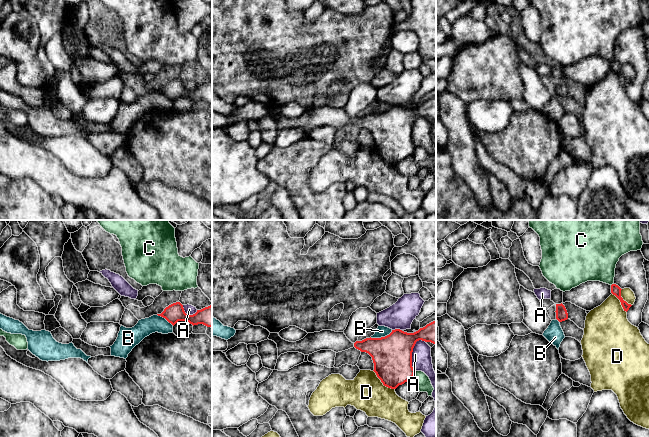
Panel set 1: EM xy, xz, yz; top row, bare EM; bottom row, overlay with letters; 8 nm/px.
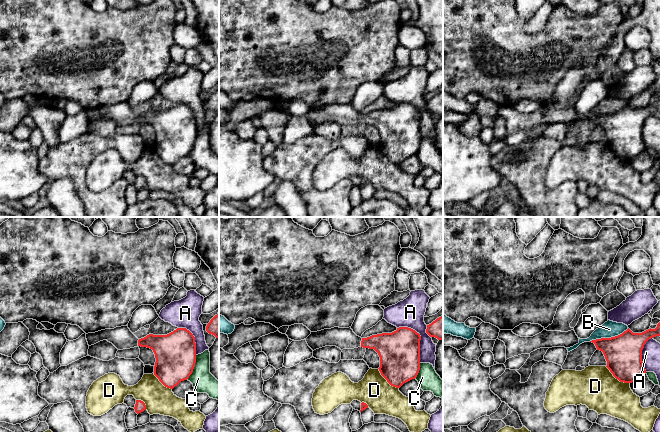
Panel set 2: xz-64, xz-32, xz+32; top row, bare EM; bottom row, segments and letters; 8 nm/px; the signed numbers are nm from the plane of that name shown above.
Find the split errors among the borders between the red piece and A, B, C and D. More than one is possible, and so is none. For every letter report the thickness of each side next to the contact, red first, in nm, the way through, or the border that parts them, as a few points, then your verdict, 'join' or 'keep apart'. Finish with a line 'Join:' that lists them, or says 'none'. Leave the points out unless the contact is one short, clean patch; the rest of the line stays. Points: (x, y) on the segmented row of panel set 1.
A: 320/160 nm | along xz (421, 339), (416, 342), (412, 352), (412, 368), (414, 370) | keep apart
B: 320/90 nm | along xz (392, 330), (384, 336), (370, 337) | keep apart
C: 320/130 nm | keep apart
D: 320/300 nm | keep apart
Join: none

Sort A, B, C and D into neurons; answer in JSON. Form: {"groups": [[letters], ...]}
{"groups": [["A"], ["B"], ["C"], ["D"]]}

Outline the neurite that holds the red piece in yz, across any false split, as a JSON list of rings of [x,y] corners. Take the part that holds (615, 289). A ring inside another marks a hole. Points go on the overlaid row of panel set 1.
[[[616,284],[611,285],[611,293],[620,300],[624,311],[627,312],[632,305],[628,304],[626,301],[623,300],[623,298],[621,297],[621,290],[622,289],[618,285]]]

